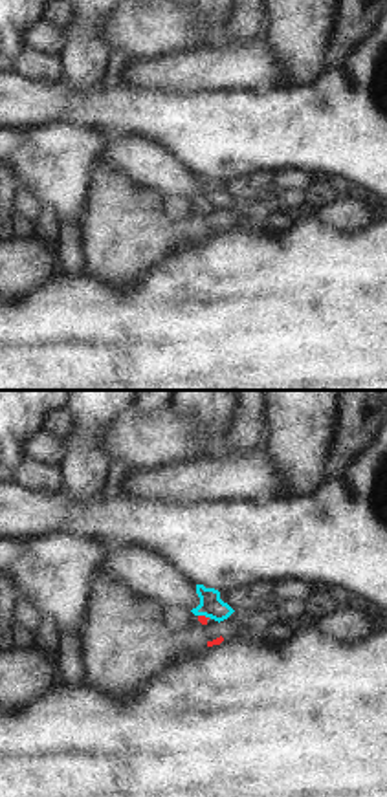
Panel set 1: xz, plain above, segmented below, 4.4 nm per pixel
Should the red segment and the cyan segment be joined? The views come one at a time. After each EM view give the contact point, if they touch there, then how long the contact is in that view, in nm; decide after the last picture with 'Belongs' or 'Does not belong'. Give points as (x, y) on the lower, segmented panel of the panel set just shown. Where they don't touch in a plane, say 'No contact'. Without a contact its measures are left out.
Touches red at (204, 616). Shared border 50 nm.

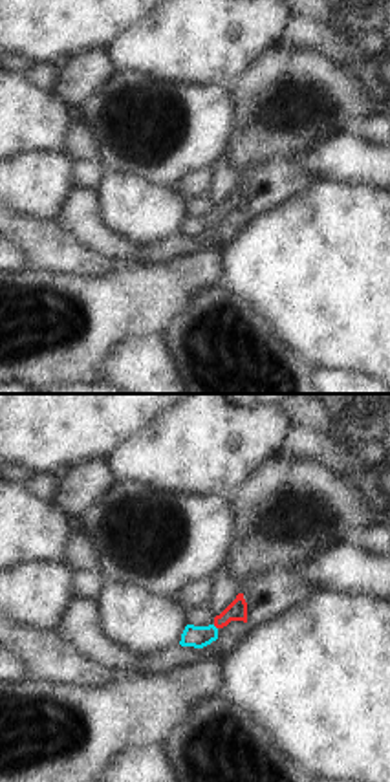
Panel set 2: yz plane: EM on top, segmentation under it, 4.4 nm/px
No contact.

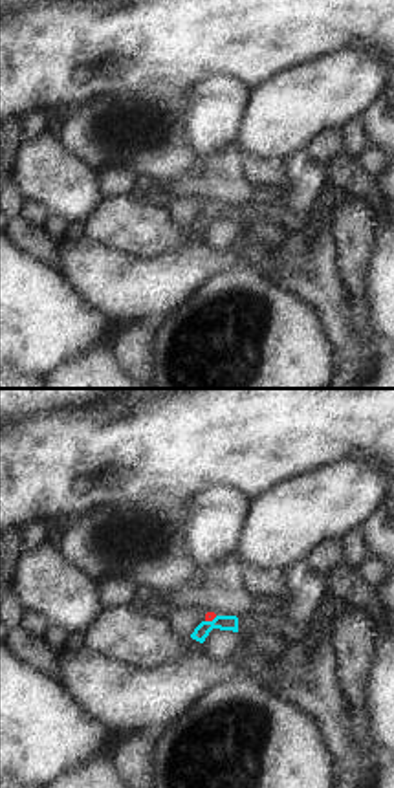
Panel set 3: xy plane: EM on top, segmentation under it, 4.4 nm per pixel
Touches red at (211, 620). Shared border 60 nm.

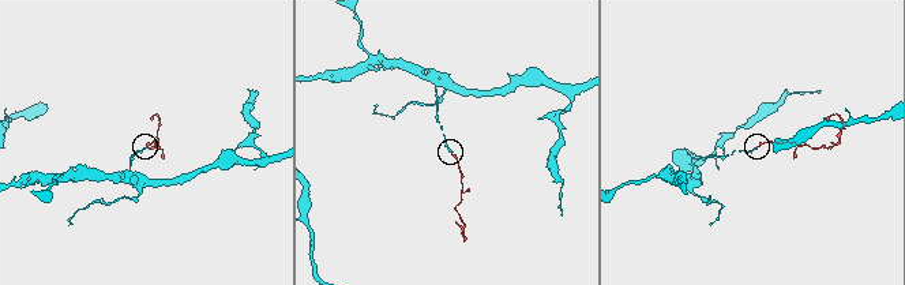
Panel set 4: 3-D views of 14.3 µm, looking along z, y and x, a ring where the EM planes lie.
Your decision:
Belongs.

